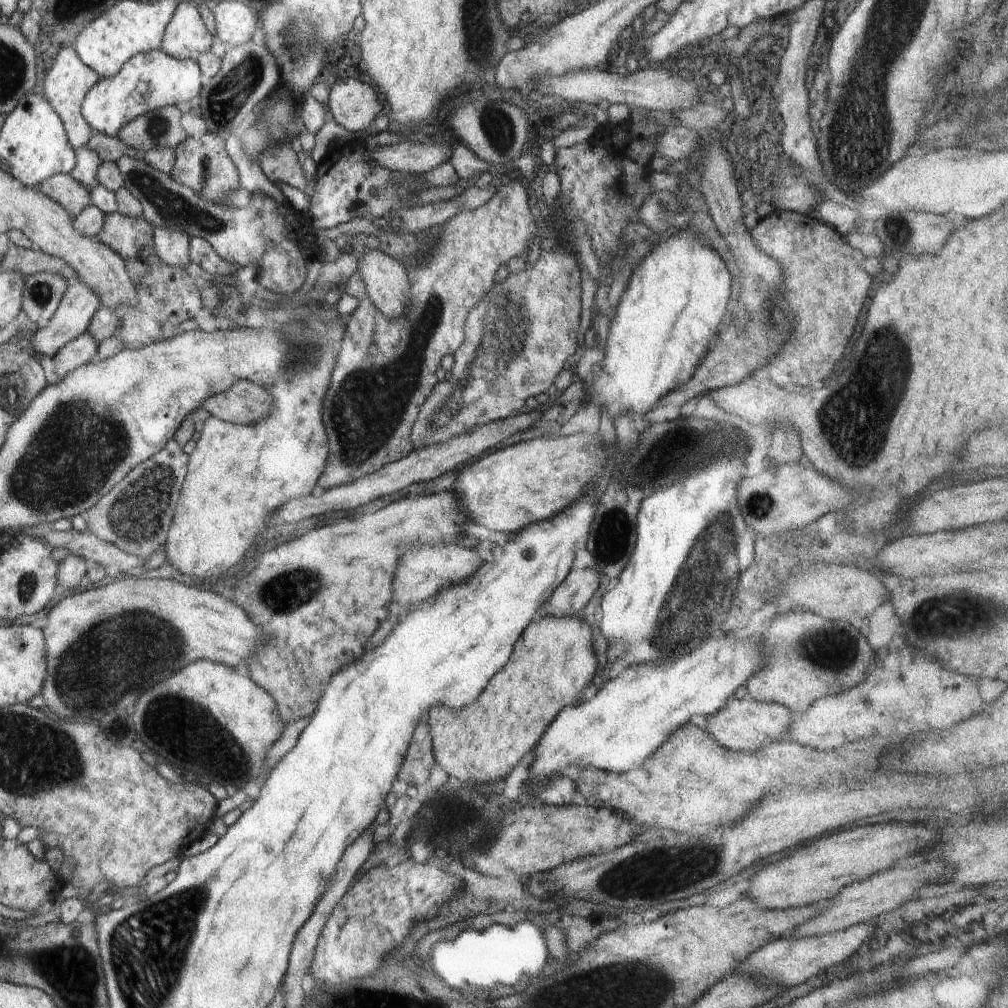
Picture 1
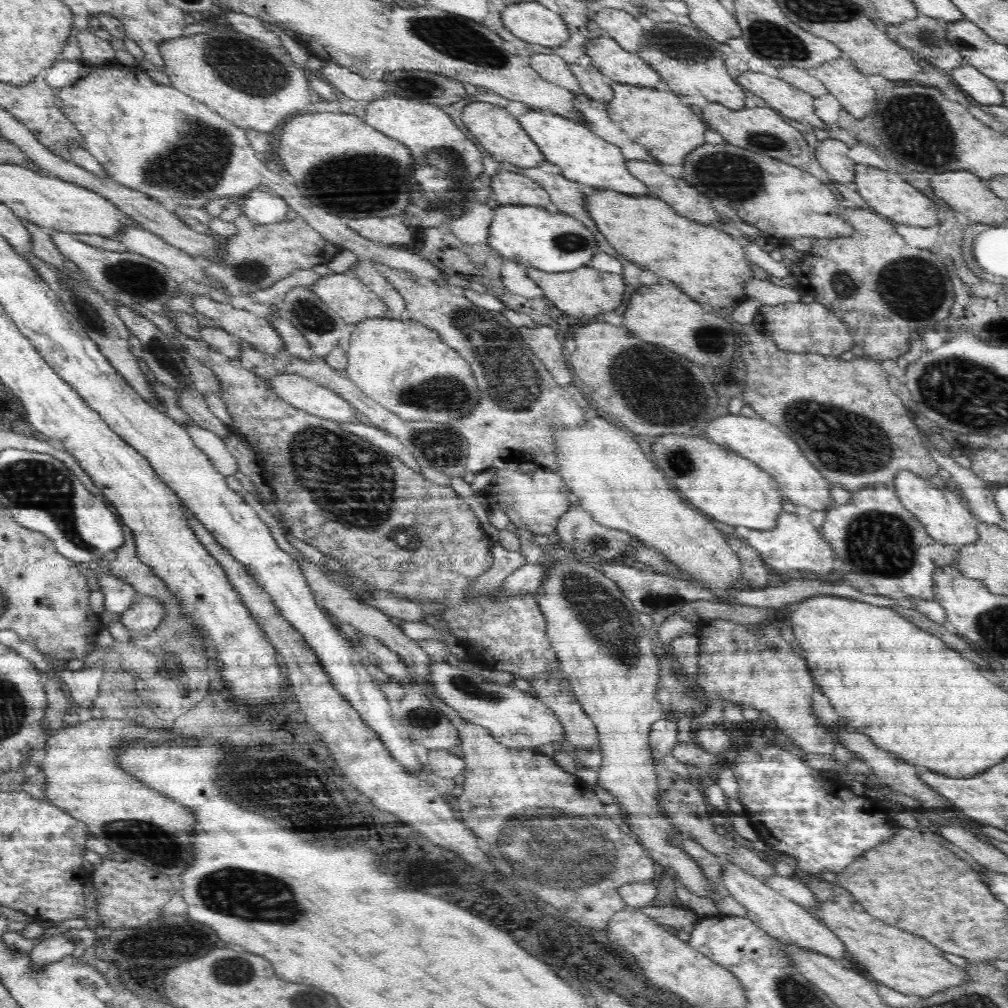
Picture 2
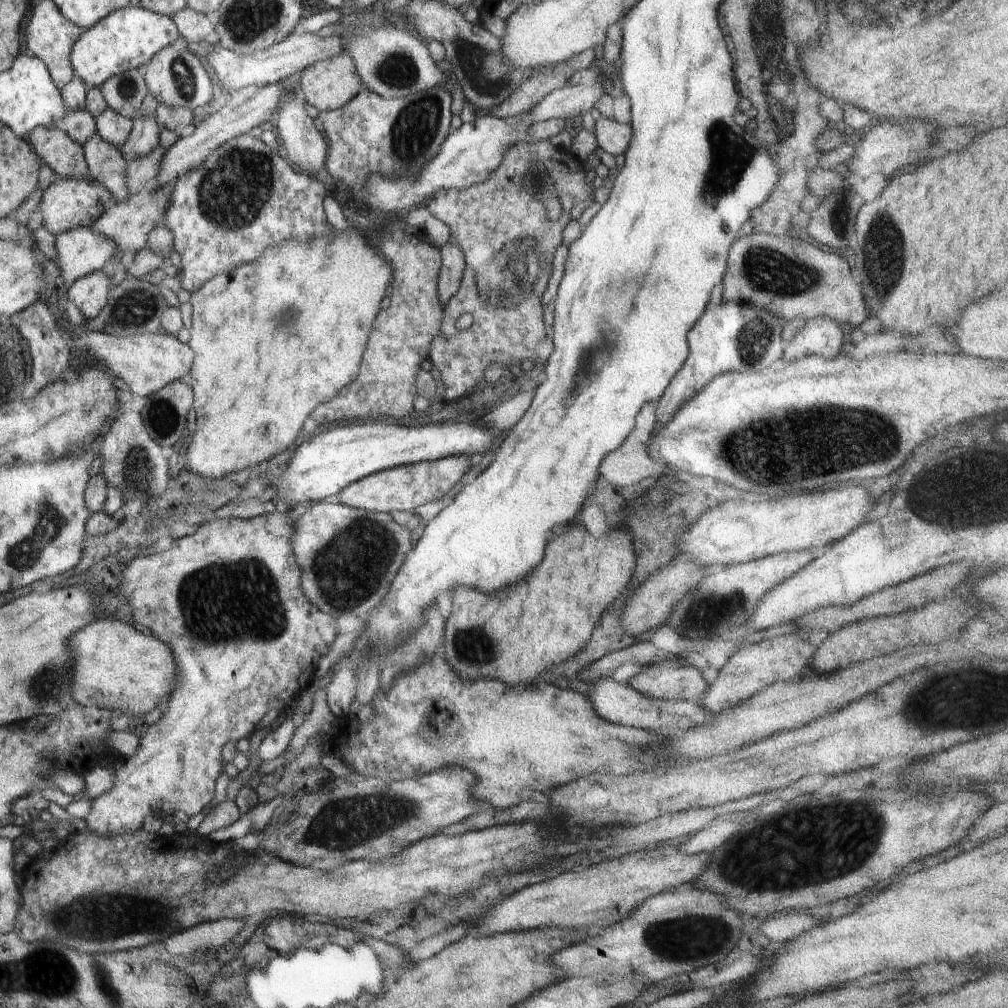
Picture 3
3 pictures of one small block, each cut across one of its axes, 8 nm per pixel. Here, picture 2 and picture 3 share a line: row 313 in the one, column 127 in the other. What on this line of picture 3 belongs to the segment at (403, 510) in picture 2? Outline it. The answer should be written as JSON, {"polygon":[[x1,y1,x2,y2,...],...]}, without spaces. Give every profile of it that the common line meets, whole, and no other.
{"polygon":[[134,116,132,118,132,130,126,140,126,144,120,149,126,161,134,158,144,158,152,150,160,146,159,133,161,129,152,116]]}

